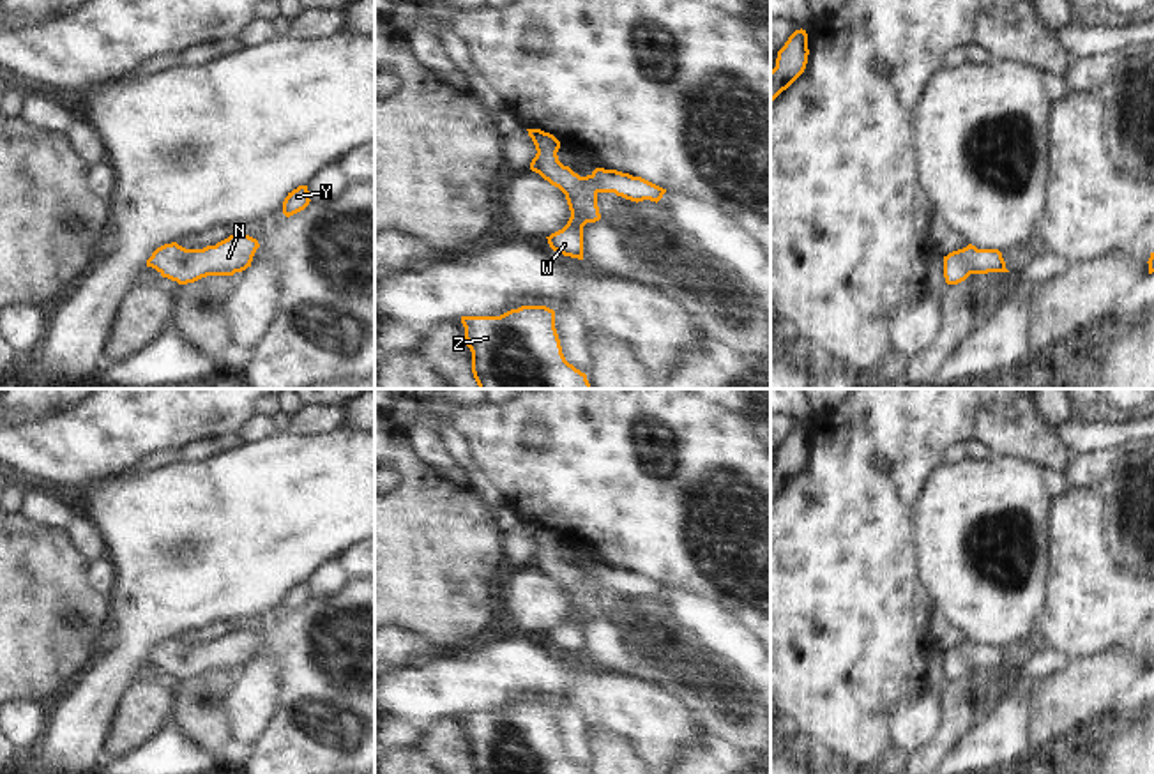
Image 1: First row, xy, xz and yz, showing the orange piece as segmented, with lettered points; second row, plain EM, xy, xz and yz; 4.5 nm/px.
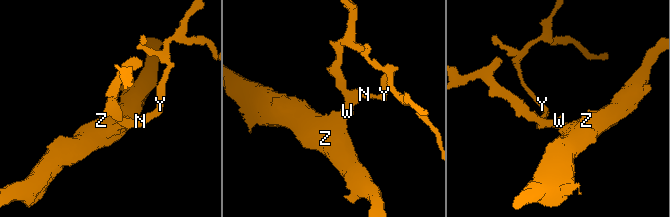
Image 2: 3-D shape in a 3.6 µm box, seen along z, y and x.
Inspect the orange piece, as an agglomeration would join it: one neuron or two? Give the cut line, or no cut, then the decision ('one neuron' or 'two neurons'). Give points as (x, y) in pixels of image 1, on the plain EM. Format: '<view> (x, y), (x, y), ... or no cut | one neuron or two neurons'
no cut | one neuron

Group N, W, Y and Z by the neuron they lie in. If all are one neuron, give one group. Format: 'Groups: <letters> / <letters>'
Groups: N W Y Z

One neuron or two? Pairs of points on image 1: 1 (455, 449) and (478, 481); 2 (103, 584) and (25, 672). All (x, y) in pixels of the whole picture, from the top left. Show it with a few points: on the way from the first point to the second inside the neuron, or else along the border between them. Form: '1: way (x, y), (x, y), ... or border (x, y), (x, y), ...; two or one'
1: way (460, 456), (474, 474); one
2: border (91, 584), (96, 592); two

